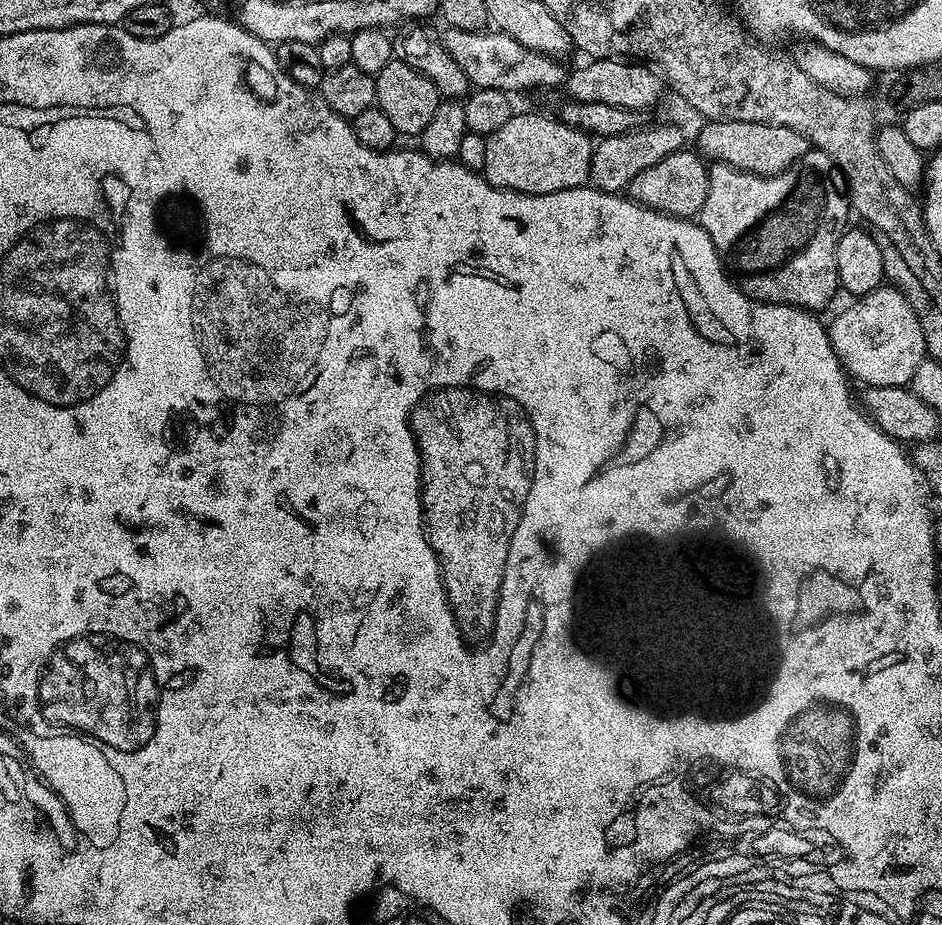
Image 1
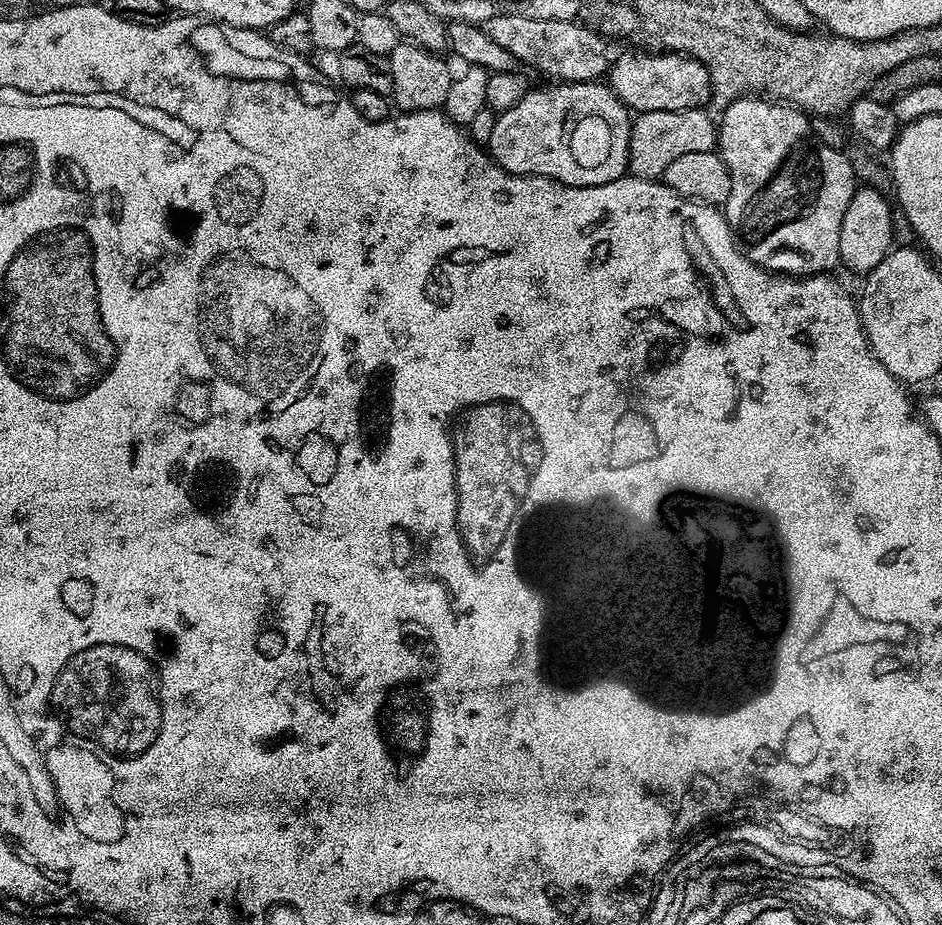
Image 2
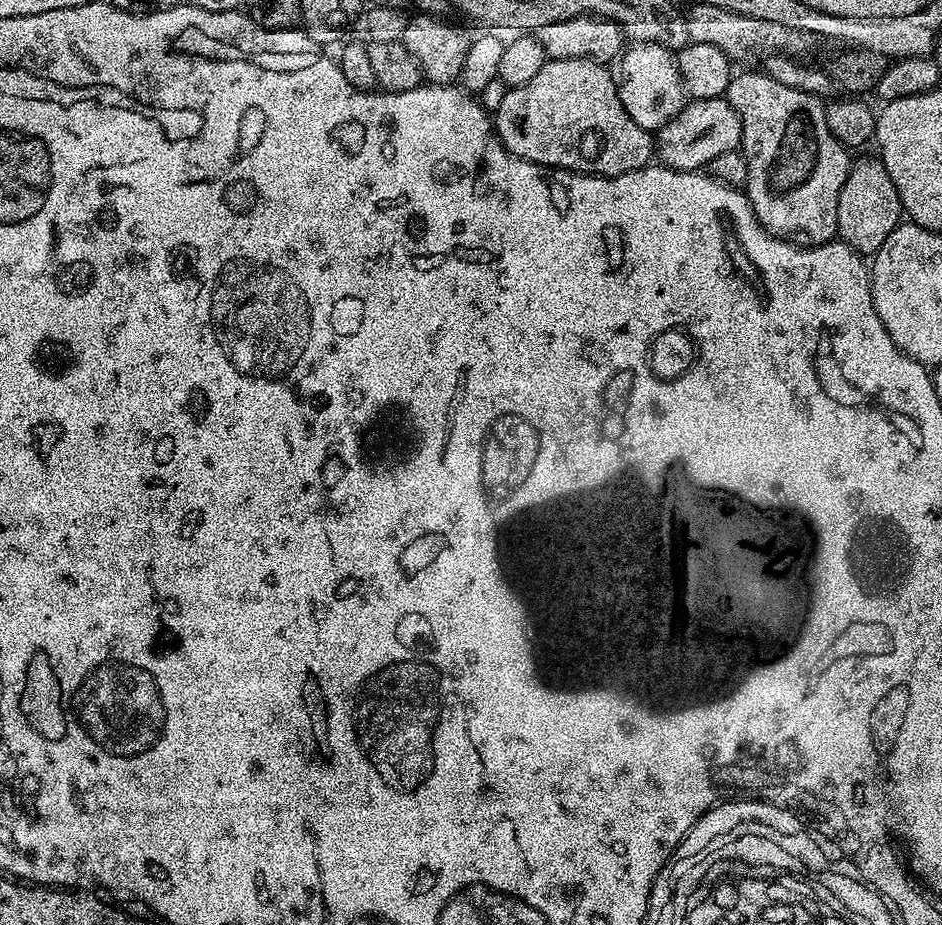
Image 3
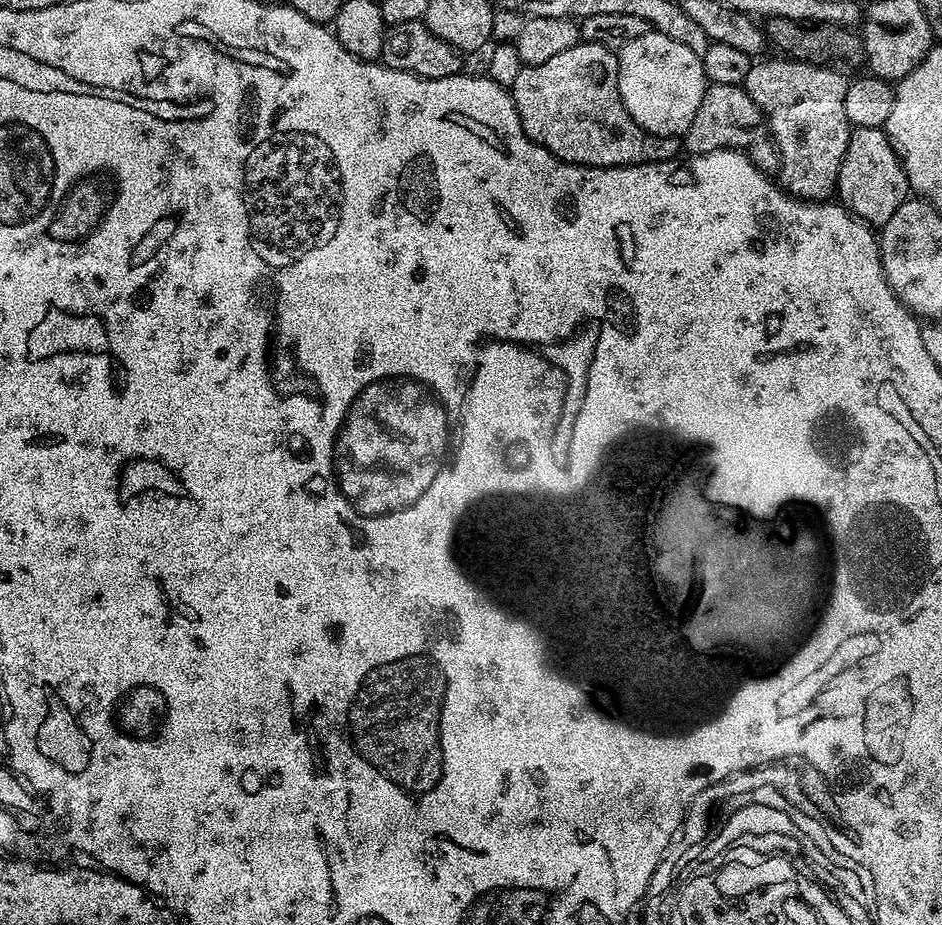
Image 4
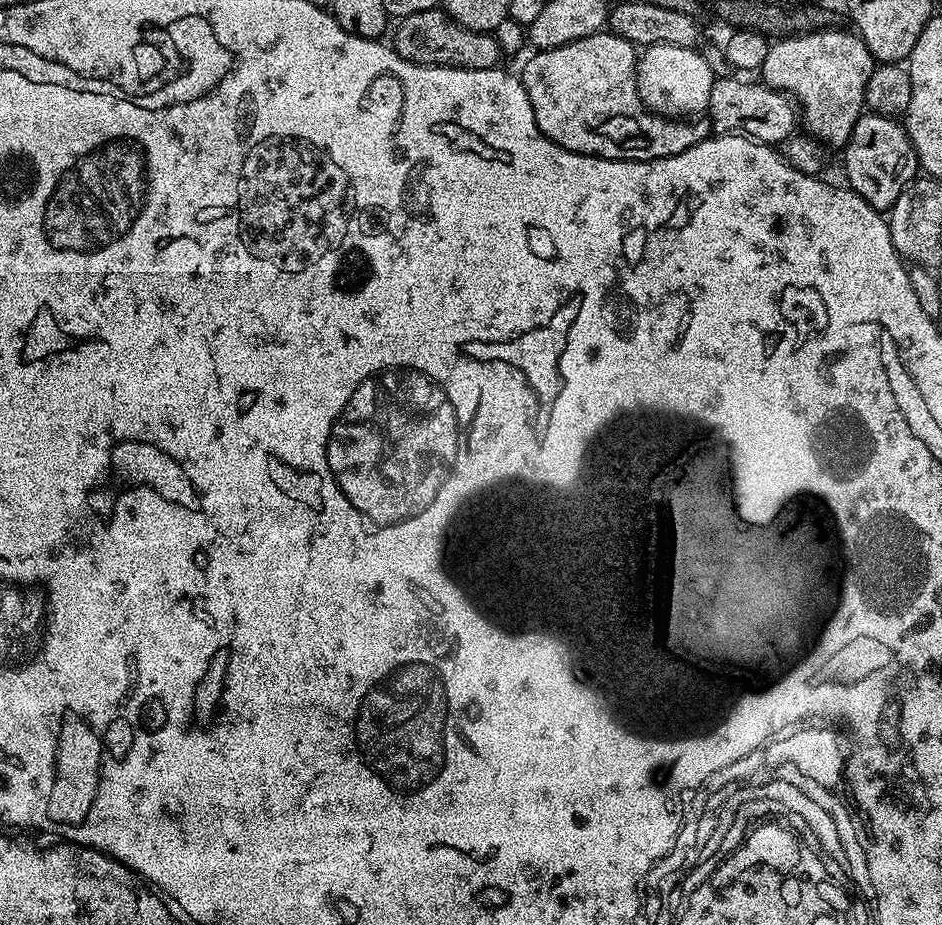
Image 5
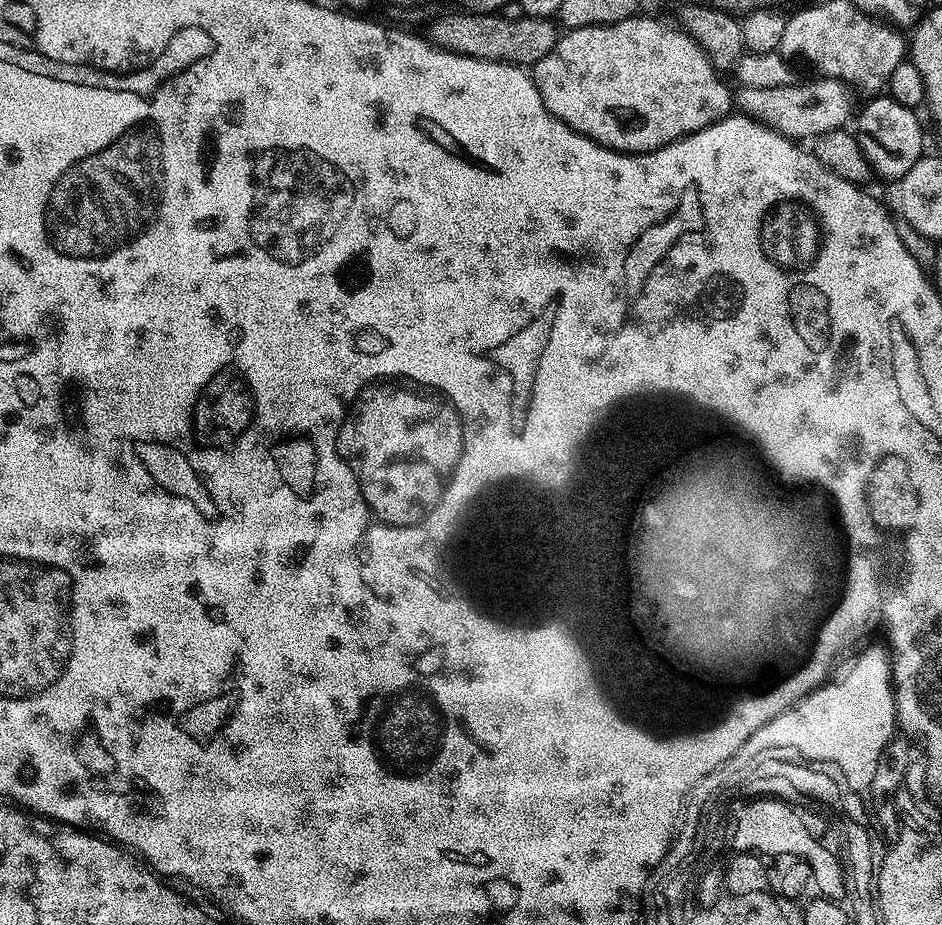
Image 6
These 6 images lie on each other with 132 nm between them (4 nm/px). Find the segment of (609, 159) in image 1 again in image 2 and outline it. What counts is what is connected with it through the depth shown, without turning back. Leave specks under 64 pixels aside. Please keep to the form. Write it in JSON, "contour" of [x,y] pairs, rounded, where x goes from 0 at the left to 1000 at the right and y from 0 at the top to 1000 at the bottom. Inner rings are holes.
{"contour":[[[746,116],[729,117],[723,121],[715,119],[694,119],[693,121],[678,122],[670,131],[667,144],[667,179],[666,185],[672,190],[696,192],[704,189],[707,179],[715,175],[715,171],[724,171],[724,166],[734,164],[755,164],[762,156],[762,134],[747,122]]]}

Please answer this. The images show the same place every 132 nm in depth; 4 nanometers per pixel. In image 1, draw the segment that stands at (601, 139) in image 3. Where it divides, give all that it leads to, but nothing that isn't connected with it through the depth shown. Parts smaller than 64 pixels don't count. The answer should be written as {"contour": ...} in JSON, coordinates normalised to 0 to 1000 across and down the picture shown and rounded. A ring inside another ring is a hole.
{"contour":[[[549,120],[516,154],[516,179],[512,187],[527,203],[558,210],[584,210],[618,203],[625,198],[631,151],[617,138],[609,138],[586,125]]]}

